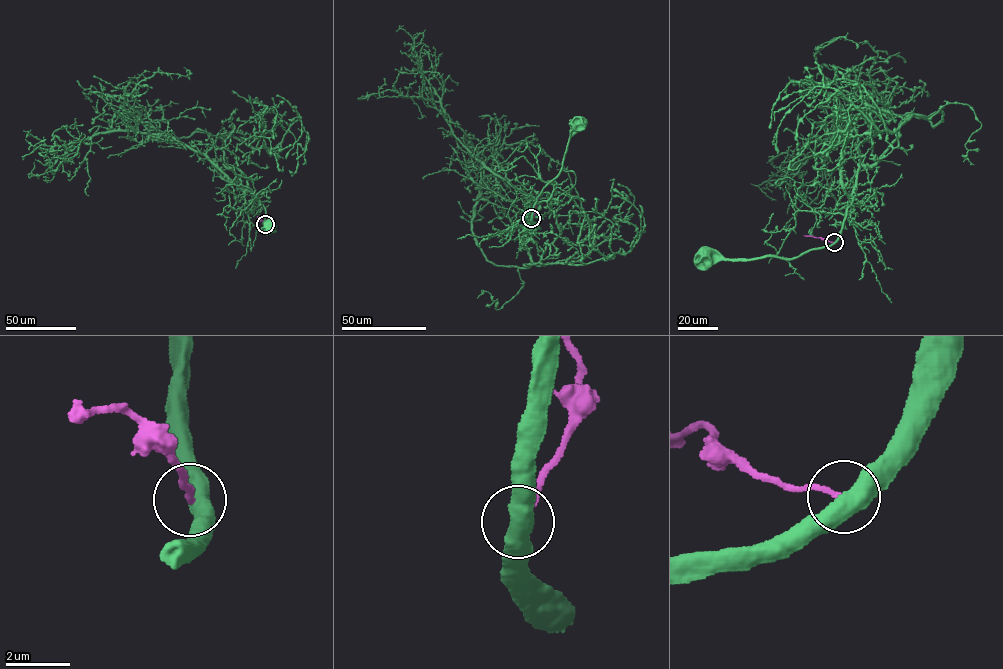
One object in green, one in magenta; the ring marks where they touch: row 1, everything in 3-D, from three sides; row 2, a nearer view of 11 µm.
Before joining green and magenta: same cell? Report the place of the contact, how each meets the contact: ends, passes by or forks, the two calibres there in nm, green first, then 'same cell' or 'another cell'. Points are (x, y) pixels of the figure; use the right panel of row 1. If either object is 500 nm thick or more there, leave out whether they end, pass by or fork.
place (834, 242); calibres 500 and 160 nm; another cell

